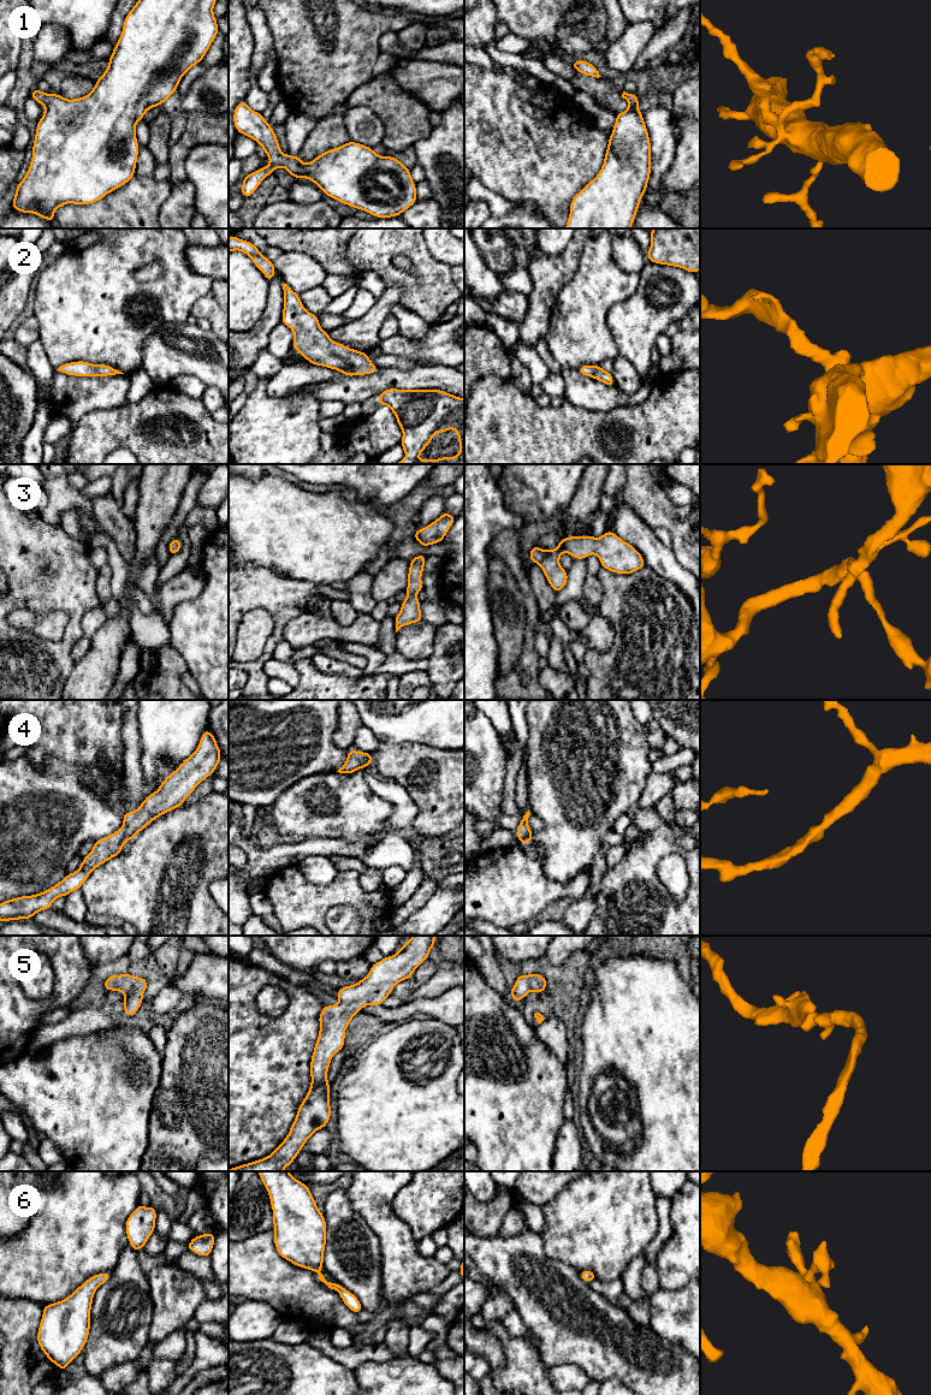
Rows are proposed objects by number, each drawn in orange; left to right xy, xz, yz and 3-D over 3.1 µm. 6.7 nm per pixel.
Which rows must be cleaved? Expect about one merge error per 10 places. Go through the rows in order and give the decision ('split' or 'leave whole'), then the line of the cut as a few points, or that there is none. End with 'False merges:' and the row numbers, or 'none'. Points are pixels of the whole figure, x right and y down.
1: leave whole | no cut
2: leave whole | no cut
3: leave whole | no cut
4: leave whole | no cut
5: leave whole | no cut
6: leave whole | no cut
False merges: none

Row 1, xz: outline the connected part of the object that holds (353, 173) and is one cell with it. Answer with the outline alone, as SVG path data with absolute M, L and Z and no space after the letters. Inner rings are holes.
M244 100L235 108L233 124L238 133L257 142L269 158L268 166L243 177L241 191L245 198L275 168L284 167L293 179L309 179L325 196L375 218L399 216L417 201L410 168L393 156L378 155L373 148L349 141L303 164L300 155L283 154L269 123Z

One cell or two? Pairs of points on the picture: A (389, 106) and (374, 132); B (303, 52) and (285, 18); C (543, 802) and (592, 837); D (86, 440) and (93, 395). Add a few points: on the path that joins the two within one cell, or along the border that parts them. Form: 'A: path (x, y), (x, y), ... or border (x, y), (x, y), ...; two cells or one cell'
A: border (355, 107), (367, 107), (381, 122), (381, 143); two cells
B: path (303, 43), (303, 36), (294, 27); one cell
C: path (555, 812), (580, 833); one cell
D: border (118, 405), (111, 409), (93, 409), (73, 423); two cells

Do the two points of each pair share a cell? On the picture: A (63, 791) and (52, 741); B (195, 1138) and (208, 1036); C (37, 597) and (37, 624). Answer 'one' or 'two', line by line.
A: two
B: one
C: two

